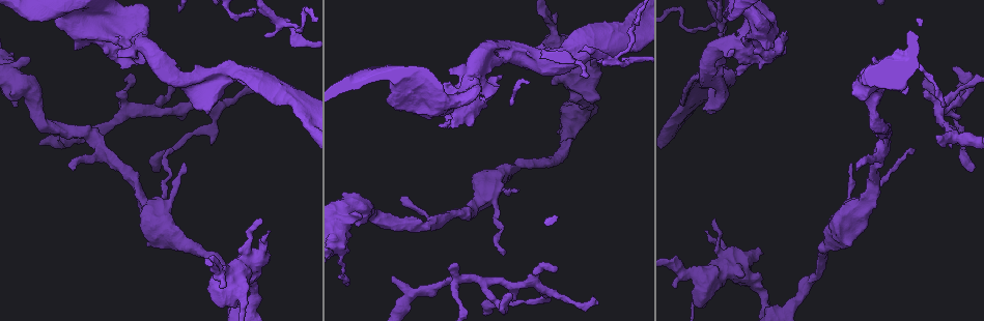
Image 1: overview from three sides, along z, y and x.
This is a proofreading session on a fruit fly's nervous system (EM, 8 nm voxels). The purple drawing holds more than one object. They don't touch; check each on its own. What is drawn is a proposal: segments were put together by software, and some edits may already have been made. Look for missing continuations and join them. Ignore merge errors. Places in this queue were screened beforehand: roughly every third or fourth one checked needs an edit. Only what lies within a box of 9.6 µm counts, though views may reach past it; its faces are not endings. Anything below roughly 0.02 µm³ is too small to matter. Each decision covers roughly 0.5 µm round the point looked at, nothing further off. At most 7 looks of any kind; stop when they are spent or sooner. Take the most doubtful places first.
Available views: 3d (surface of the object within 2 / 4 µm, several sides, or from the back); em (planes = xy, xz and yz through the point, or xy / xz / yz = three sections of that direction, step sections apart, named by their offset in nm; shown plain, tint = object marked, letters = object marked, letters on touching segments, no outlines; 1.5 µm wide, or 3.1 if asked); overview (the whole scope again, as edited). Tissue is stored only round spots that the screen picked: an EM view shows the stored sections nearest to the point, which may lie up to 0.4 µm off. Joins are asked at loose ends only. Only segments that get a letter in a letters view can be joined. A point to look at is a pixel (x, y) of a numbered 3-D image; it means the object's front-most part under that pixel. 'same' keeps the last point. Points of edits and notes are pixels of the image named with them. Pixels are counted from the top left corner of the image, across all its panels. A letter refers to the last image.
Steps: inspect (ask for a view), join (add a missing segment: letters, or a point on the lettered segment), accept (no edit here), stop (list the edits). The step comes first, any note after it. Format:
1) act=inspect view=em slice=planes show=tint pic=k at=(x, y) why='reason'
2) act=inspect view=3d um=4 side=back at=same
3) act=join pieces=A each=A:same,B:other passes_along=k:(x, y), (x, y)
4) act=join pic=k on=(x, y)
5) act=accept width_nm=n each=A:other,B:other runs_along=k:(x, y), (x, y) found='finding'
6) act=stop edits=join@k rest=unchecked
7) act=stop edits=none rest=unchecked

act=inspect view=3d um=2 pic=1 at=(185, 166) why='an open end'

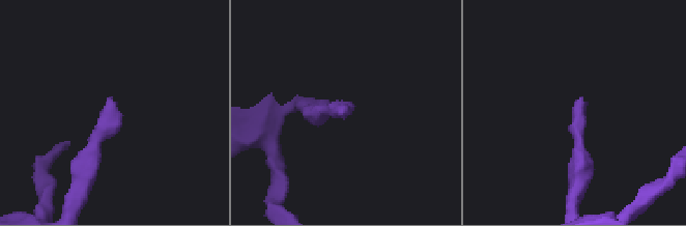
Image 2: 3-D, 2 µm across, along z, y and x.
act=inspect view=em slice=planes show=letters pic=2 at=(111, 96)

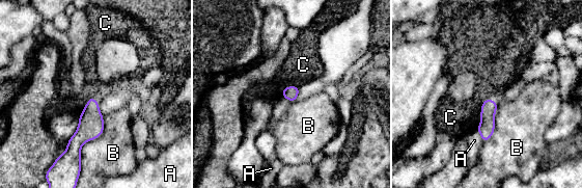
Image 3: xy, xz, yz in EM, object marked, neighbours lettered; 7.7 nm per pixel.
act=accept width_nm=110 each=A:other,B:other,C:other border=3:(104, 115), (80, 166) found='none of them fits'

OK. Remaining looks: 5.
act=inspect view=em slice=planes show=letters pic=1 at=(404, 199) why='an open end'

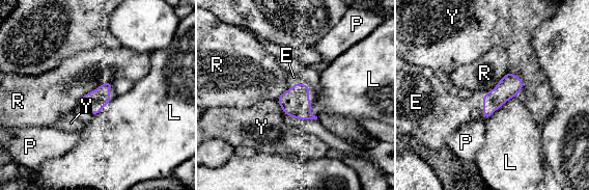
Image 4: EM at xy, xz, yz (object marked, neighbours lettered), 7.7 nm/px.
act=join pieces=E longest_contact=L:280nm each=E:same,L:other,P:other,R:other,Y:other found='the neuron continues'

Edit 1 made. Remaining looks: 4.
act=inspect view=em slice=planes show=letters pic=1 at=(486, 107) why='thick end'

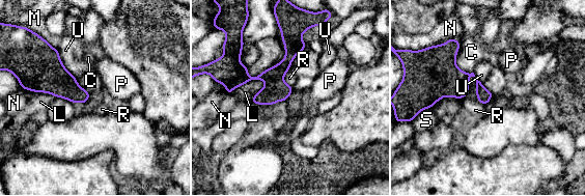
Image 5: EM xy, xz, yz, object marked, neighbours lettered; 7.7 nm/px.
act=accept each=C:other,L:other,M:other,N:other,P:other,R:other,S:other,U:other border=5:(475, 79), (476, 99), (484, 106) found='none of them fits'

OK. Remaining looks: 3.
act=stop edits=join@4 rest=unchecked

